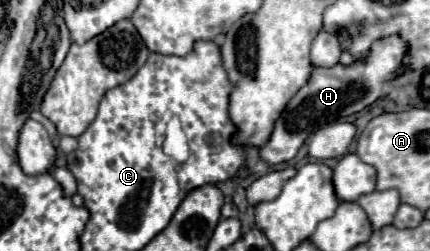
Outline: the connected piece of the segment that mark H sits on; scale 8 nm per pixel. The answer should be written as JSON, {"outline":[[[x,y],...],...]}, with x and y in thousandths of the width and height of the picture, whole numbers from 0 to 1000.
{"outline":[[[905,143],[895,159],[877,159],[863,191],[858,231],[849,239],[826,239],[816,263],[784,255],[774,271],[733,271],[723,287],[719,327],[677,390],[677,406],[644,470],[630,550],[602,590],[602,637],[626,661],[672,645],[677,629],[686,629],[709,550],[737,510],[774,494],[798,462],[830,454],[858,414],[867,414],[886,382],[891,327],[905,327],[933,287],[942,287],[942,263],[933,255],[942,199],[947,175],[928,143]]]}

